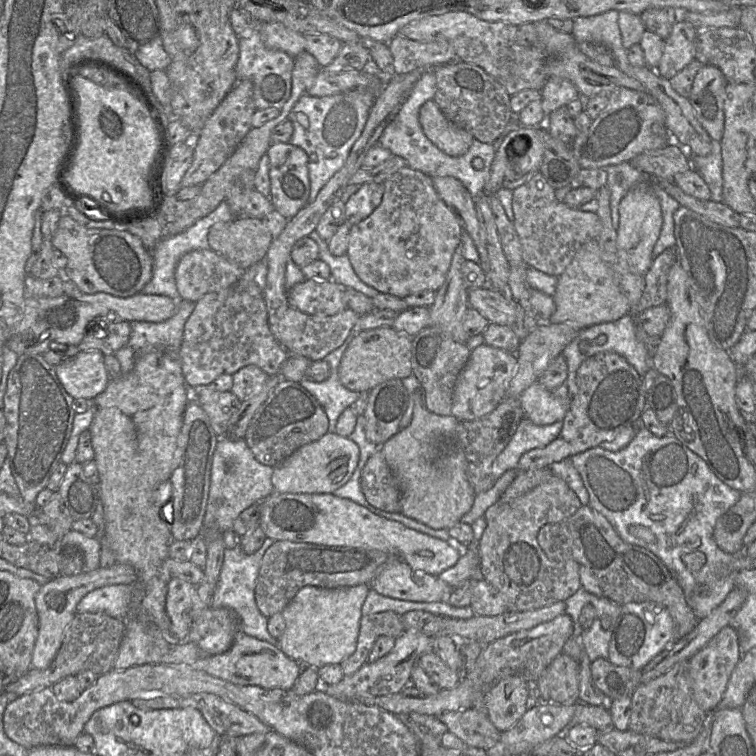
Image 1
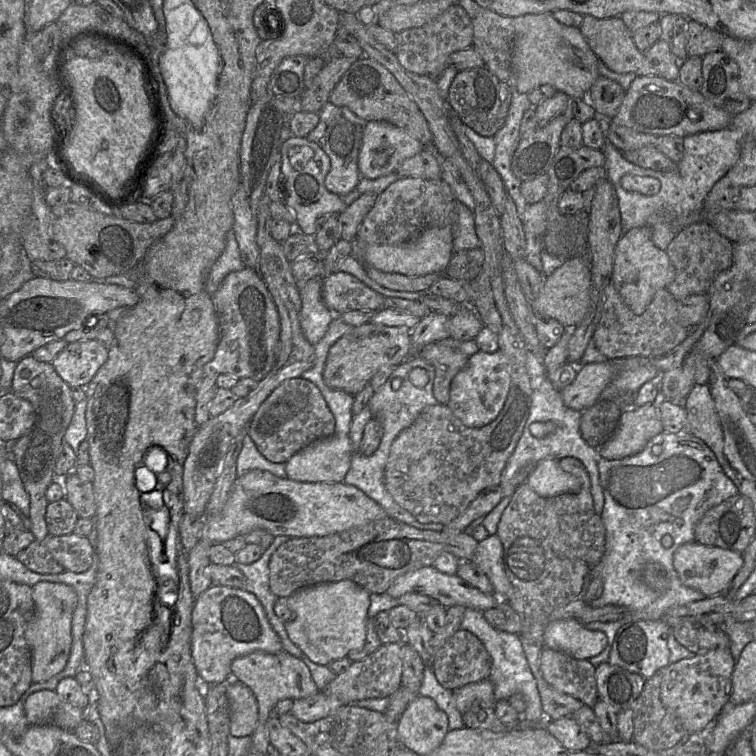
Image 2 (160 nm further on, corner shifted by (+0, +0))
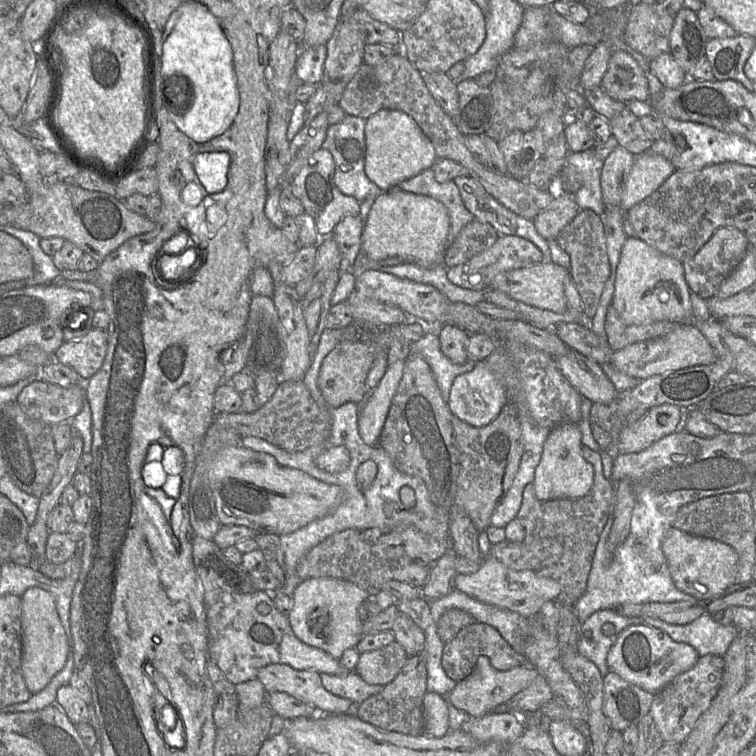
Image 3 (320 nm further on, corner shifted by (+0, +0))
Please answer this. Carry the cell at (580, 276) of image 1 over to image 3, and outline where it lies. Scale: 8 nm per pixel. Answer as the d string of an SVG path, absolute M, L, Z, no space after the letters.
M542 262L530 267L499 274L490 288L502 291L511 298L527 305L555 313L562 313L568 307L565 295L565 280L568 275L570 275L570 272L564 267L552 262Z

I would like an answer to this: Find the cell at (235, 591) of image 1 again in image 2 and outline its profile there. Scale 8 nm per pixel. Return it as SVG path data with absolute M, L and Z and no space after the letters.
M275 536L273 543L264 551L262 556L251 564L236 562L234 565L245 575L244 590L253 593L262 604L266 617L273 630L279 636L283 651L299 658L303 658L301 650L291 642L282 622L274 613L274 605L278 597L269 587L269 561L275 550L287 536Z

